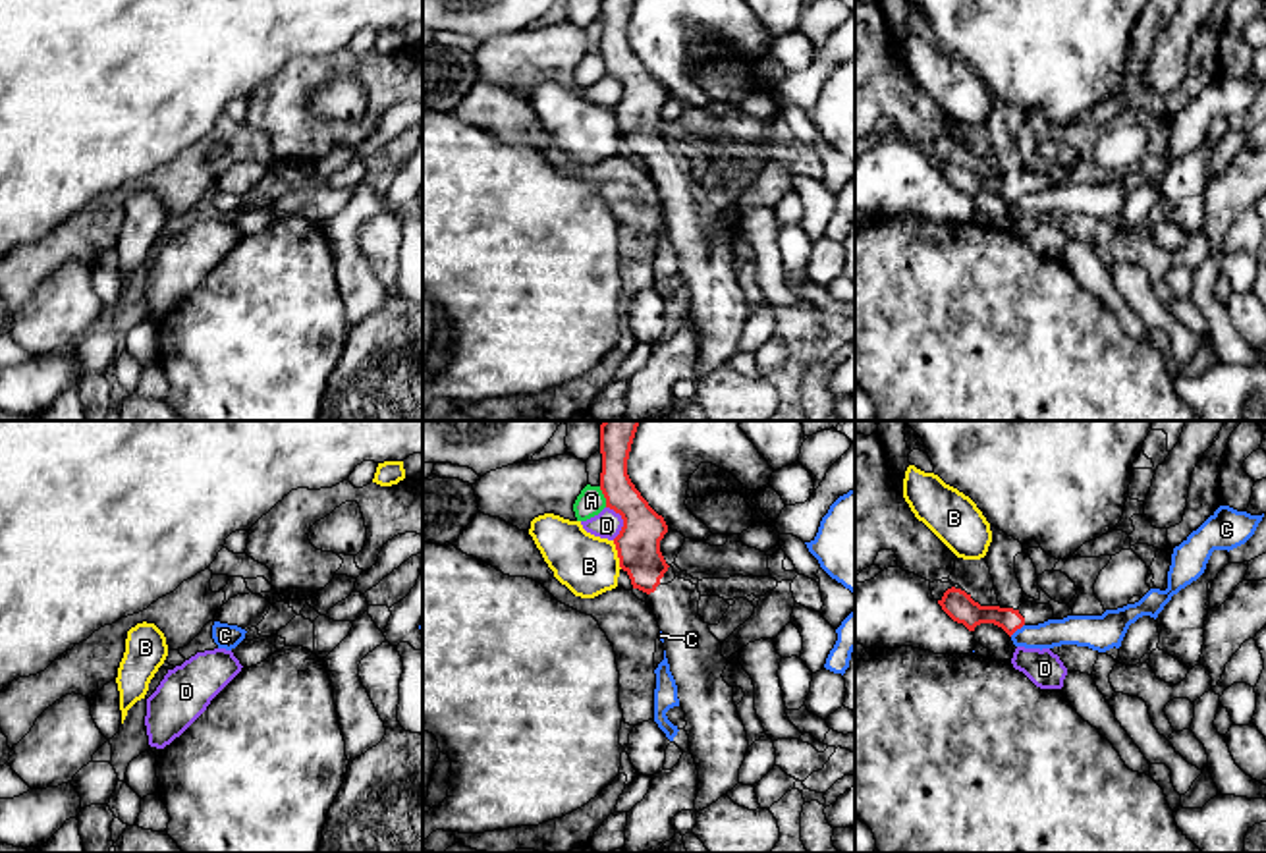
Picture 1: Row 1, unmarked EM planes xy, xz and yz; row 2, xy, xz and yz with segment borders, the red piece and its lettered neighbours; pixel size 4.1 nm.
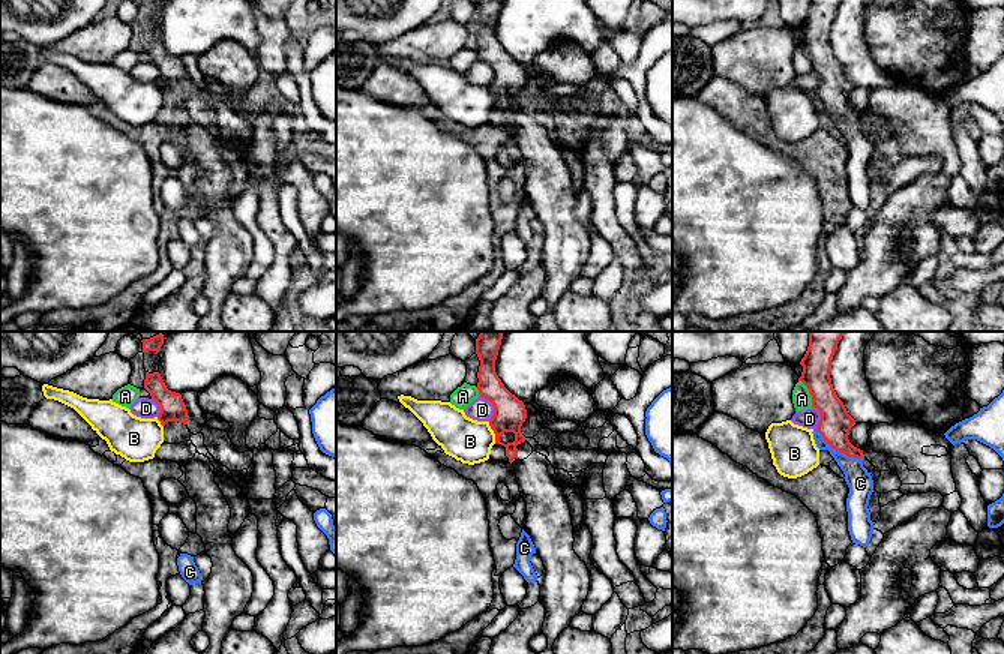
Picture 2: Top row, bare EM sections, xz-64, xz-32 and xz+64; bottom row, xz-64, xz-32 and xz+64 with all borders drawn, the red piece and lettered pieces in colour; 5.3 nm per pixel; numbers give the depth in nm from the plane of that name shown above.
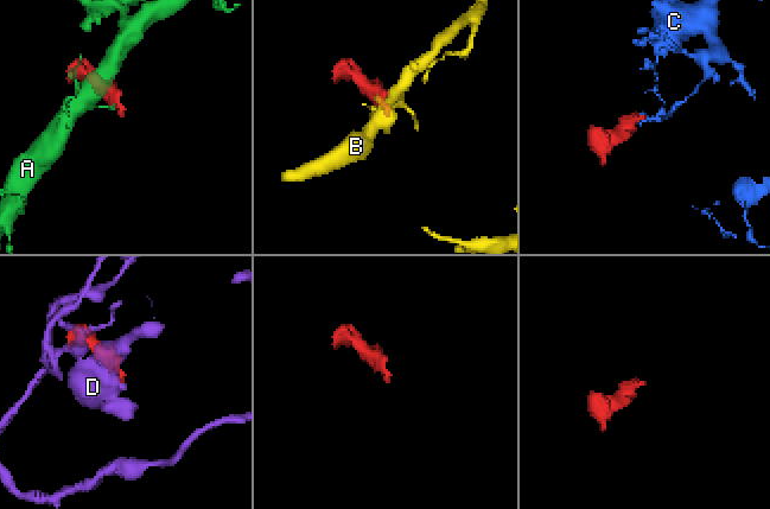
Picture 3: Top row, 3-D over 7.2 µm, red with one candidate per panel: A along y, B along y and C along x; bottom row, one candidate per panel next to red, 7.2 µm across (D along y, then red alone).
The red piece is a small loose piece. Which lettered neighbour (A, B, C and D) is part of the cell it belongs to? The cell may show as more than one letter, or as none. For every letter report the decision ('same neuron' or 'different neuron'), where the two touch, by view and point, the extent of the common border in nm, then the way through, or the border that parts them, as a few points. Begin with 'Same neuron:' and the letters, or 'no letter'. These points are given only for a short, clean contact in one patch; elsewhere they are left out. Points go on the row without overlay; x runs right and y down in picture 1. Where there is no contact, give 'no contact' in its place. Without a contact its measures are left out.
Same neuron: no letter
A: different neuron | xz (605, 64) | 90 nm
B: different neuron | xz (618, 122) | 130 nm | along xz (612, 109), (622, 136)
C: different neuron | yz (1016, 197) | 80 nm | along yz (1023, 192), (1010, 203)
D: different neuron | xz (624, 89) | 150 nm | along xz (606, 74), (622, 87), (622, 97), (612, 107)

